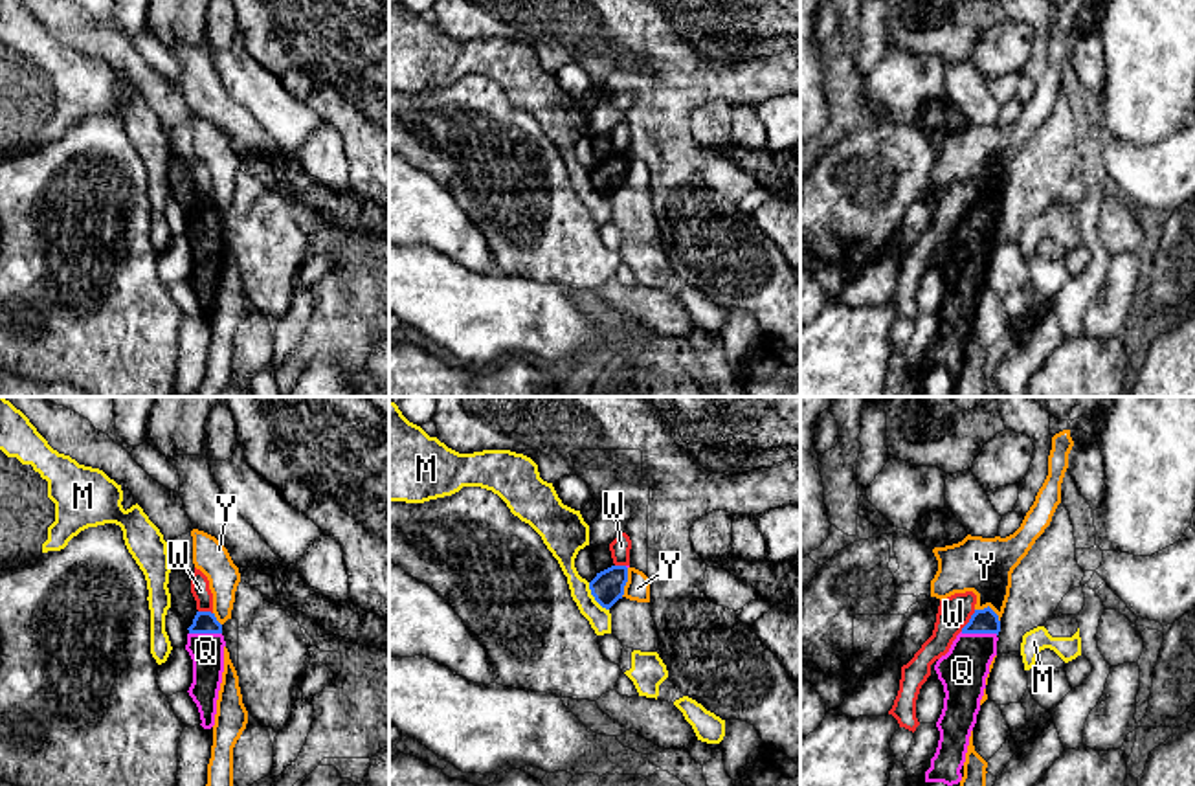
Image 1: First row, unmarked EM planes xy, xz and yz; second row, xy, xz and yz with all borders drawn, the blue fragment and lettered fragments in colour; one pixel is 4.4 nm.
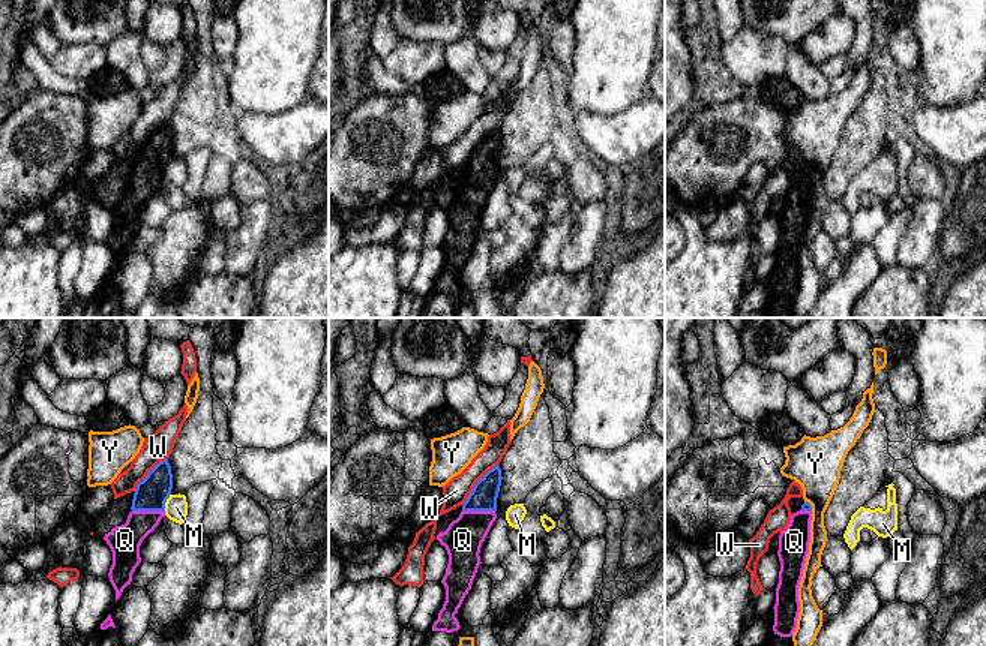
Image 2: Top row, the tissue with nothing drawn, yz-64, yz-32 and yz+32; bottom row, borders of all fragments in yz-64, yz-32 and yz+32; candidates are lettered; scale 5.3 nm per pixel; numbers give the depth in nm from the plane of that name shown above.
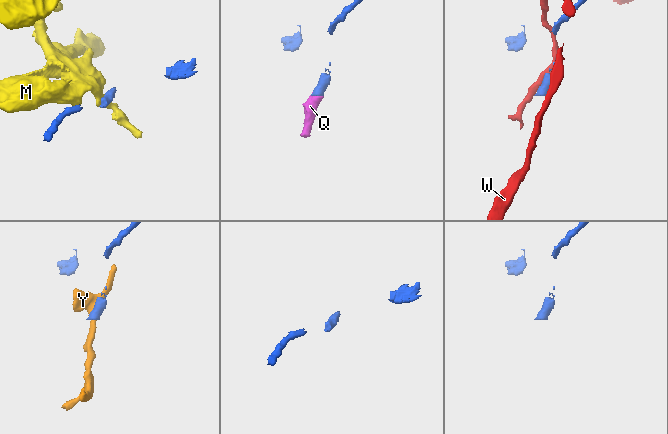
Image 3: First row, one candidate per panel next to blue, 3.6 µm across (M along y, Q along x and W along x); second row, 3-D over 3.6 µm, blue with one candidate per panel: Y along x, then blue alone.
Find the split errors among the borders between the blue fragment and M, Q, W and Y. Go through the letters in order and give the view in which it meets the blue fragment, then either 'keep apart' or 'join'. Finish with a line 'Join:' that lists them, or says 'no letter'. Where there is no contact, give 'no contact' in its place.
M: contact in xz; keep apart
Q: contact in yz; join
W: contact in yz; keep apart
Y: contact in xz; keep apart
Join: Q

